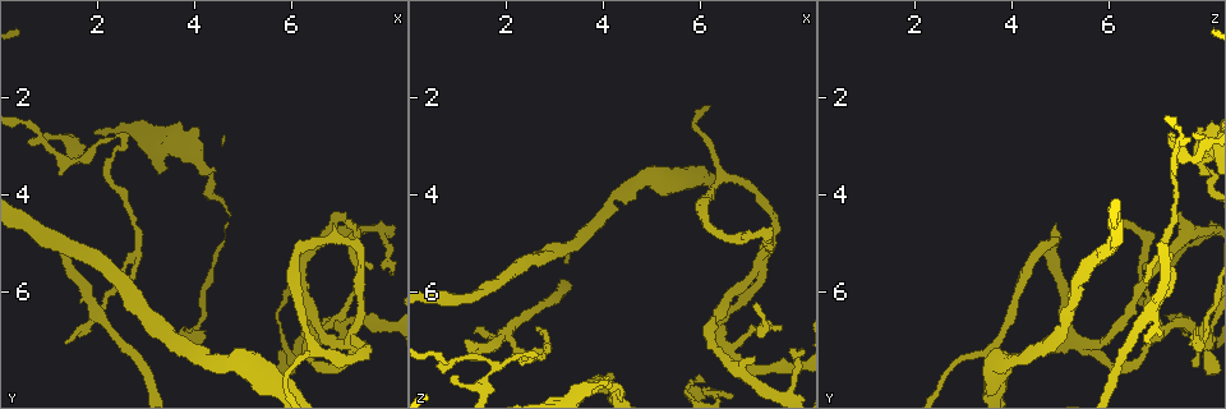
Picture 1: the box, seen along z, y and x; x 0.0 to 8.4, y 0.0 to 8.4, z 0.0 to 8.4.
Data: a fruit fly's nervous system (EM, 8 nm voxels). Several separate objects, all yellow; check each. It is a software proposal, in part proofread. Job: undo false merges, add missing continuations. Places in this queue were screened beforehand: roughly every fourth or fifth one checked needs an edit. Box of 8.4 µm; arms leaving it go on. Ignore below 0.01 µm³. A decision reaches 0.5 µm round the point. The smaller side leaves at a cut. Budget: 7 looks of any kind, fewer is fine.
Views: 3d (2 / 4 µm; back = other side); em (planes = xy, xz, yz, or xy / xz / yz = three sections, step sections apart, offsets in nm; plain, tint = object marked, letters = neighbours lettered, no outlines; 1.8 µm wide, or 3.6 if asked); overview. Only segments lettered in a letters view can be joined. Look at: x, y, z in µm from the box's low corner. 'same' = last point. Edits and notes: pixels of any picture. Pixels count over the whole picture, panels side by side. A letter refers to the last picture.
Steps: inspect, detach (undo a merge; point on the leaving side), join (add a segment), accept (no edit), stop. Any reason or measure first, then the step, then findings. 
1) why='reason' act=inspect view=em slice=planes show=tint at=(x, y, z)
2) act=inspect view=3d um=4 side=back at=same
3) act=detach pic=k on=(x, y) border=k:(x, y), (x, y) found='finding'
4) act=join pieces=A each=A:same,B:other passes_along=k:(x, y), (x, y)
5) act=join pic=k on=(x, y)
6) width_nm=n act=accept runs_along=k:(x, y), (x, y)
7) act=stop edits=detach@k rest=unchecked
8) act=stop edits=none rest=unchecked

why='branch stops here' act=inspect view=em slice=yz step=8 show=letters at=(5.90, 7.40, 7.70)

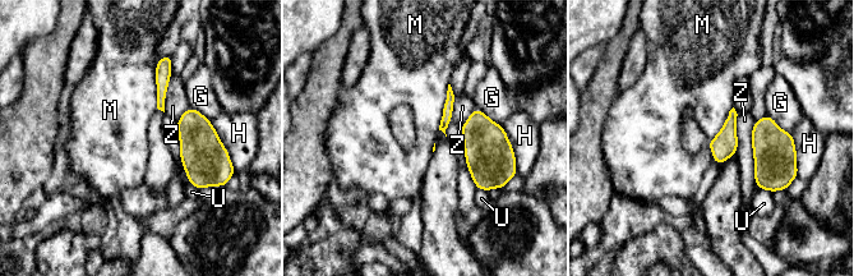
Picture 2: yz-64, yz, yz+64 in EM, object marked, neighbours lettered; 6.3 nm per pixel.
longest_contact=Z:420nm act=accept each=G:other,H:other,M:other,U:other,Z:other found='no lettered segment goes on from it'

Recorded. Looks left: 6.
why='thick turns thin' act=inspect view=em slice=xy step=16 show=tint at=(4.75, 7.40, 3.80)

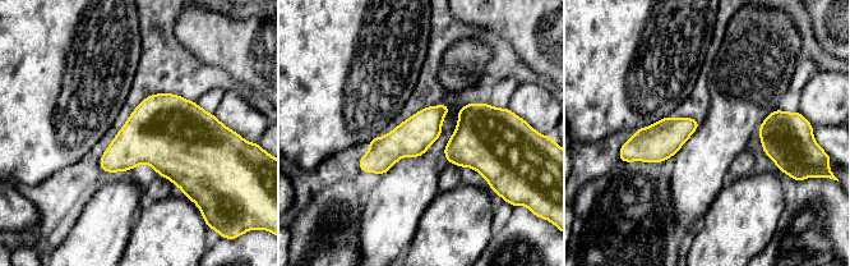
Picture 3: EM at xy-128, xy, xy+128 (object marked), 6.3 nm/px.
why='what lies round it' act=inspect view=em slice=xy step=16 show=letters at=same

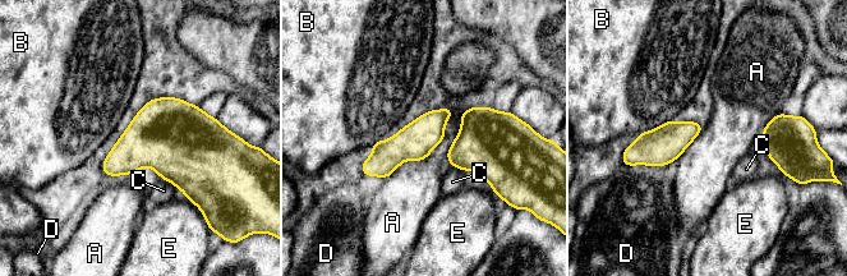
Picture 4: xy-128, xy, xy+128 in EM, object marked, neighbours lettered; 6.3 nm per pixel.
act=accept each=A:other,B:other,C:other,D:other,E:other runs_along=4:(449, 111), (414, 142), (364, 170) found='one cell here'

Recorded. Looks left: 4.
why='branch point' act=inspect view=3d um=2 at=(1.95, 6.35, 6.90)

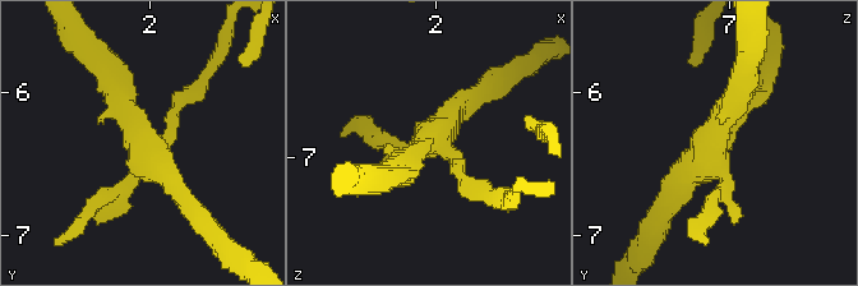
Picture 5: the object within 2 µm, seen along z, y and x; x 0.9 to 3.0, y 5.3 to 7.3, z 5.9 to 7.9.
why='need the tissue' act=inspect view=em slice=planes show=letters at=(1.98, 6.40, 6.84)

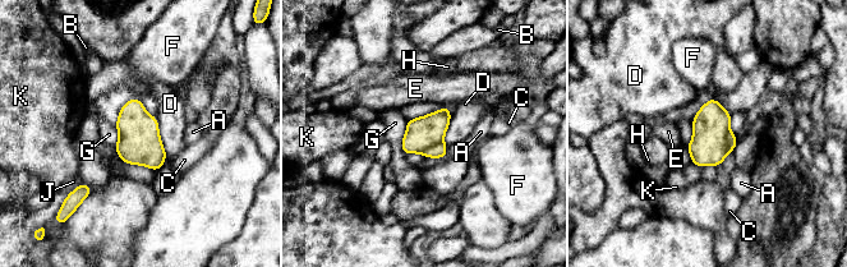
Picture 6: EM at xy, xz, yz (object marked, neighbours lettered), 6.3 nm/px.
longest_contact=D:280nm act=detach pic=6 on=(422, 133) each=A:other,B:other,C:other,D:other,E:other,F:other,G:other,H:other,J:other,K:other border=6:(442, 142), (420, 152) found='two cells meet here'

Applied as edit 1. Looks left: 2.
act=stop edits=detach@6 rest=unchecked

